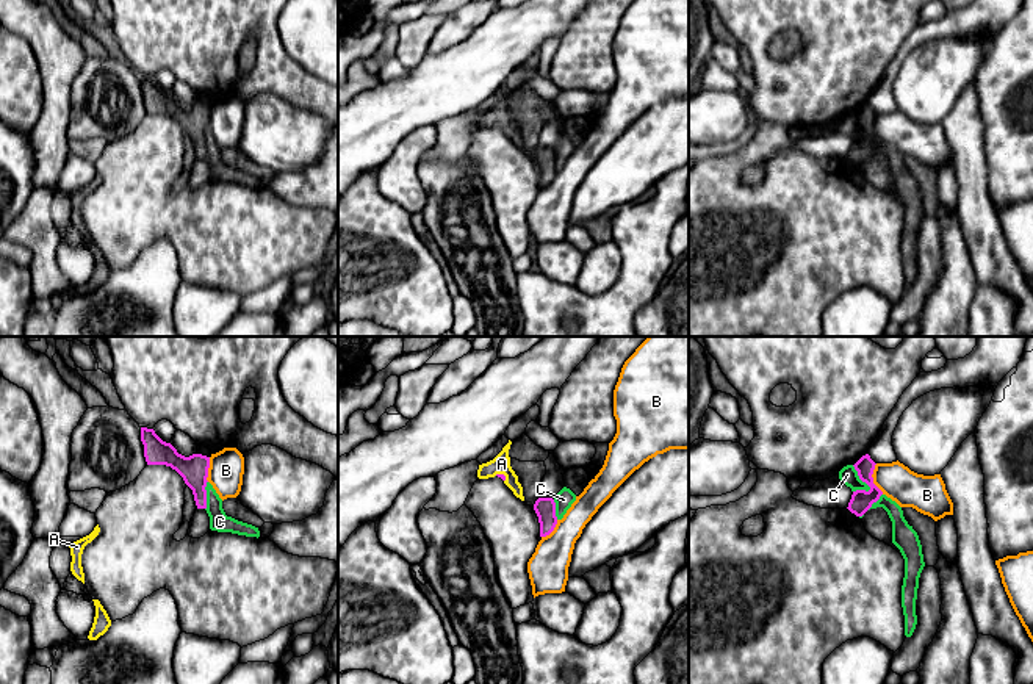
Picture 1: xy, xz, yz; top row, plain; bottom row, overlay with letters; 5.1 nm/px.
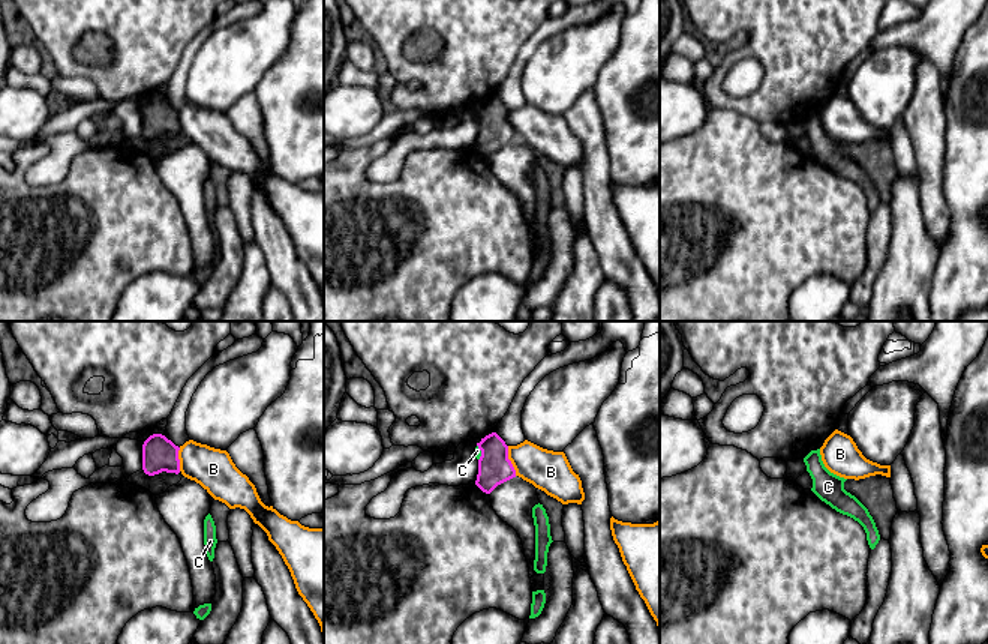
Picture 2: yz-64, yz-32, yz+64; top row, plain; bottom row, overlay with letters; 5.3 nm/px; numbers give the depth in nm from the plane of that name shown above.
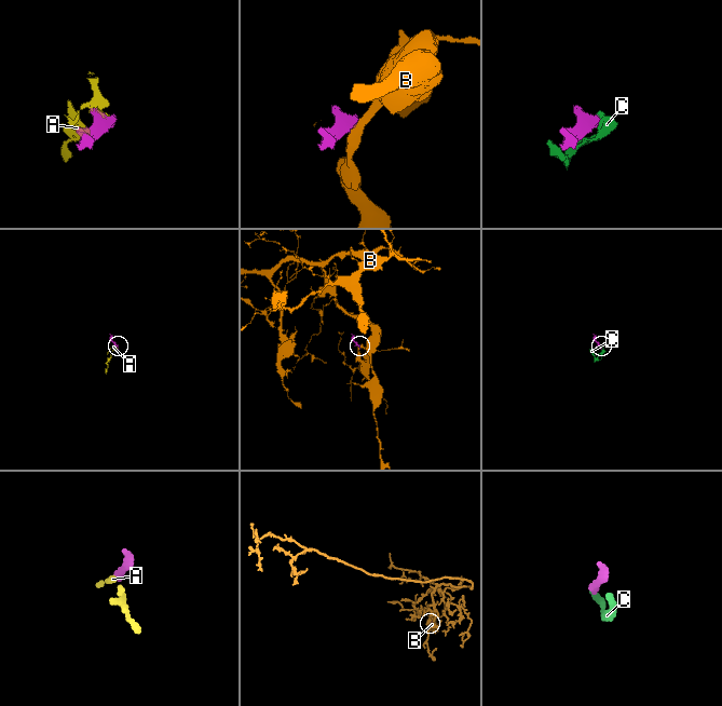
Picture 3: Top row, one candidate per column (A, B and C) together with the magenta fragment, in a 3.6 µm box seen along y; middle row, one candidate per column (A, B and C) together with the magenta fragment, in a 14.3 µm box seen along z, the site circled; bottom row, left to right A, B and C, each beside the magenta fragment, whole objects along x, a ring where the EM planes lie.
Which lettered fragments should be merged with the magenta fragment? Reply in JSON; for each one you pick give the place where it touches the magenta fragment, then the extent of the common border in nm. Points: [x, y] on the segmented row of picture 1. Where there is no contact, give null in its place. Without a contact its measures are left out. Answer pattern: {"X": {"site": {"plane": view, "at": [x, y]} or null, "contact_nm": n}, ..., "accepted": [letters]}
{"A": {"site": {"plane": "xz", "at": [501, 475]}, "contact_nm": 70}, "accepted": ["A"]}

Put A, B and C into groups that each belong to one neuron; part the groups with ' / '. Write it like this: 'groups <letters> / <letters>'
groups A / B / C

